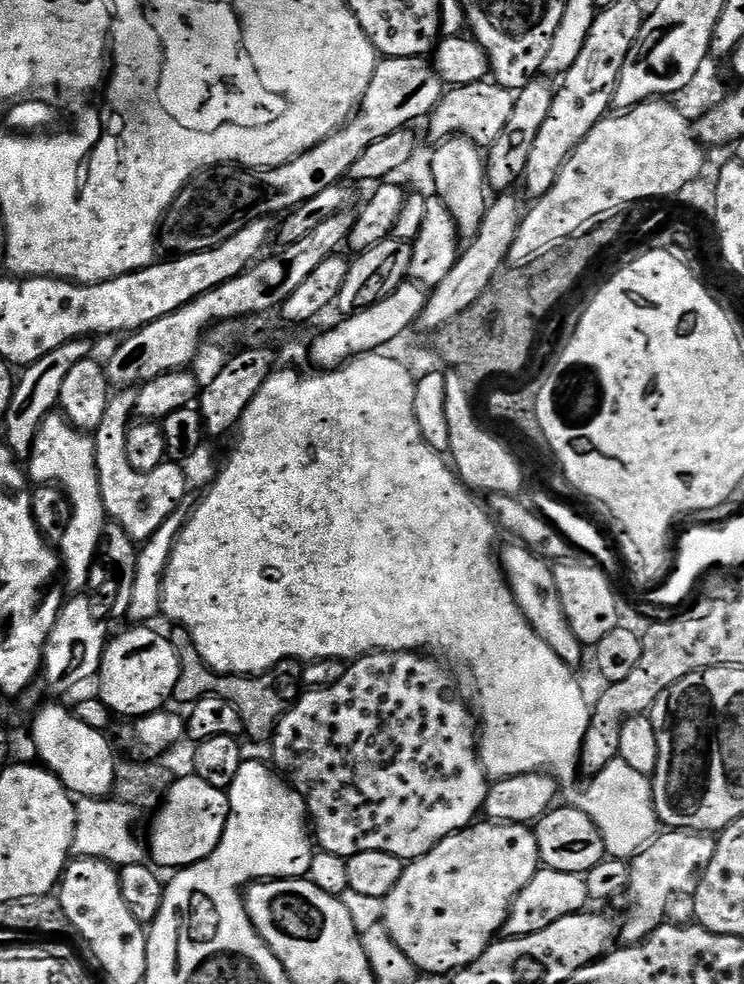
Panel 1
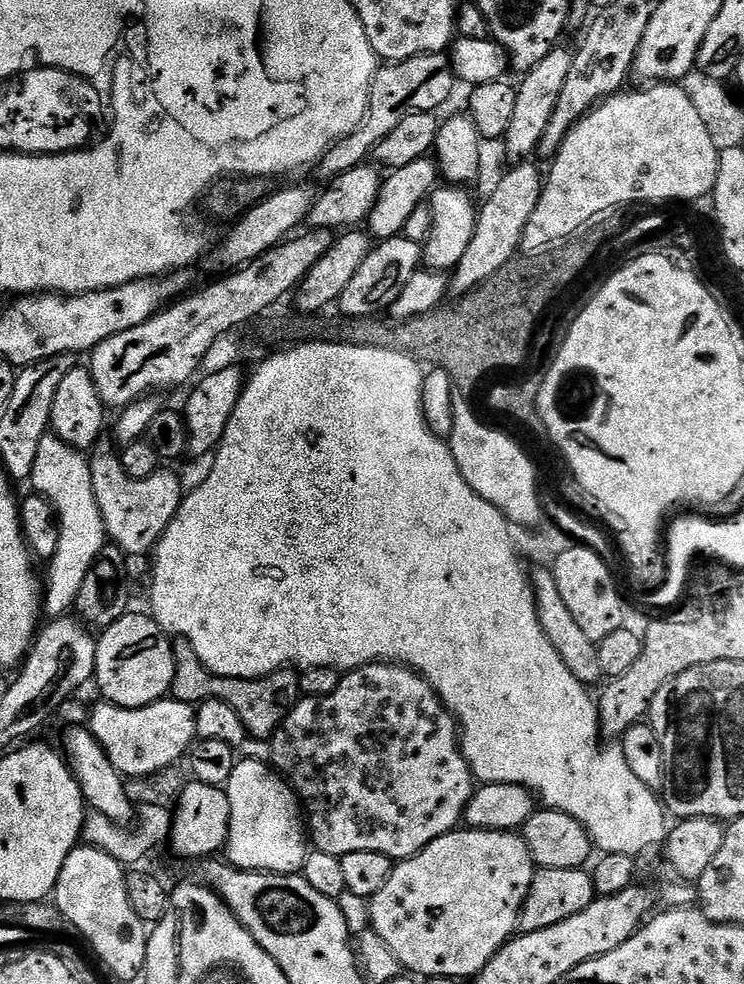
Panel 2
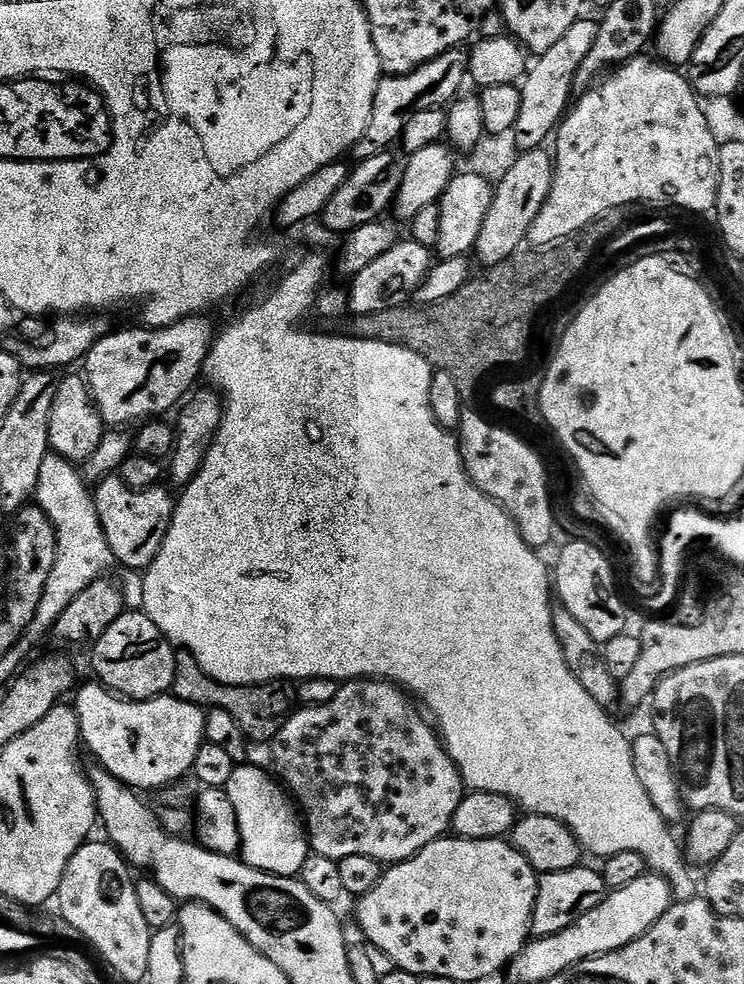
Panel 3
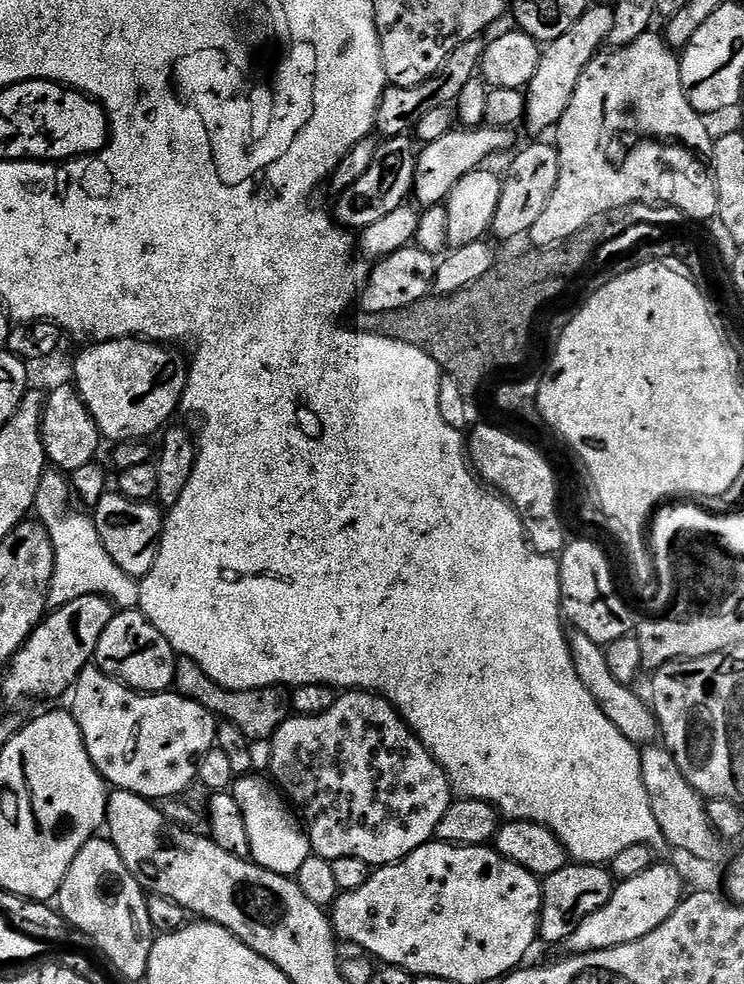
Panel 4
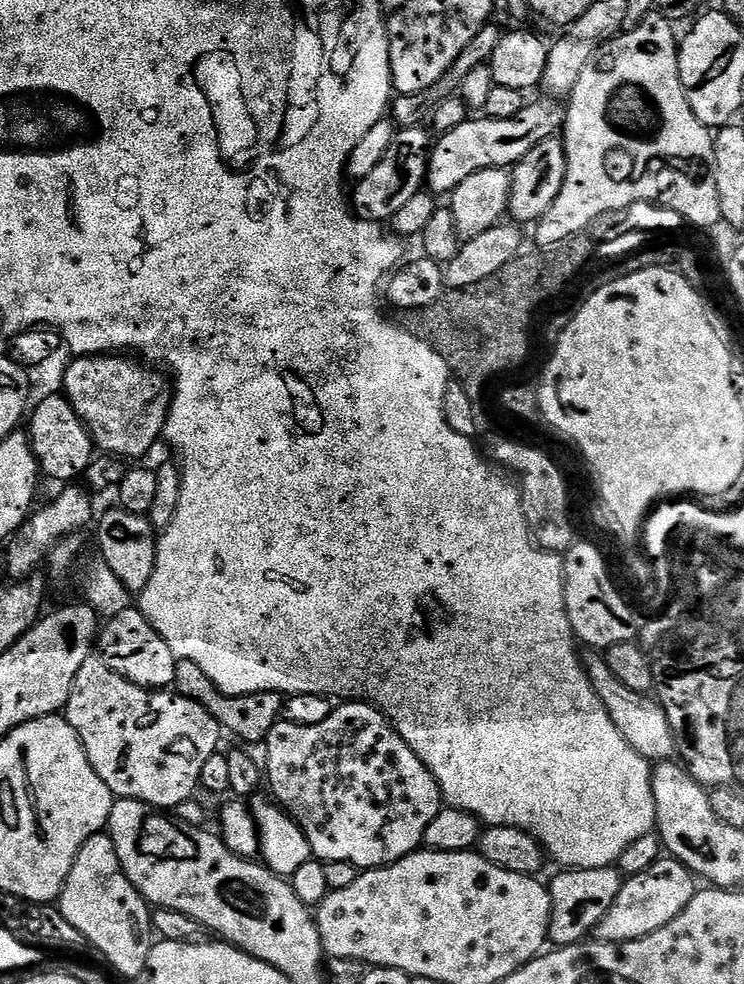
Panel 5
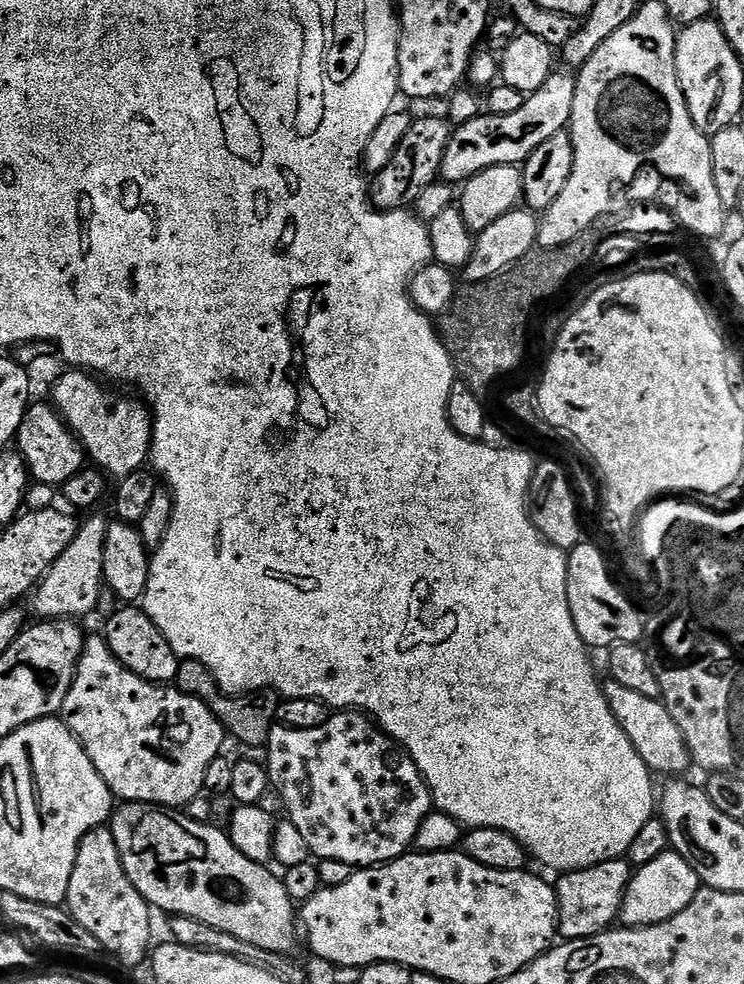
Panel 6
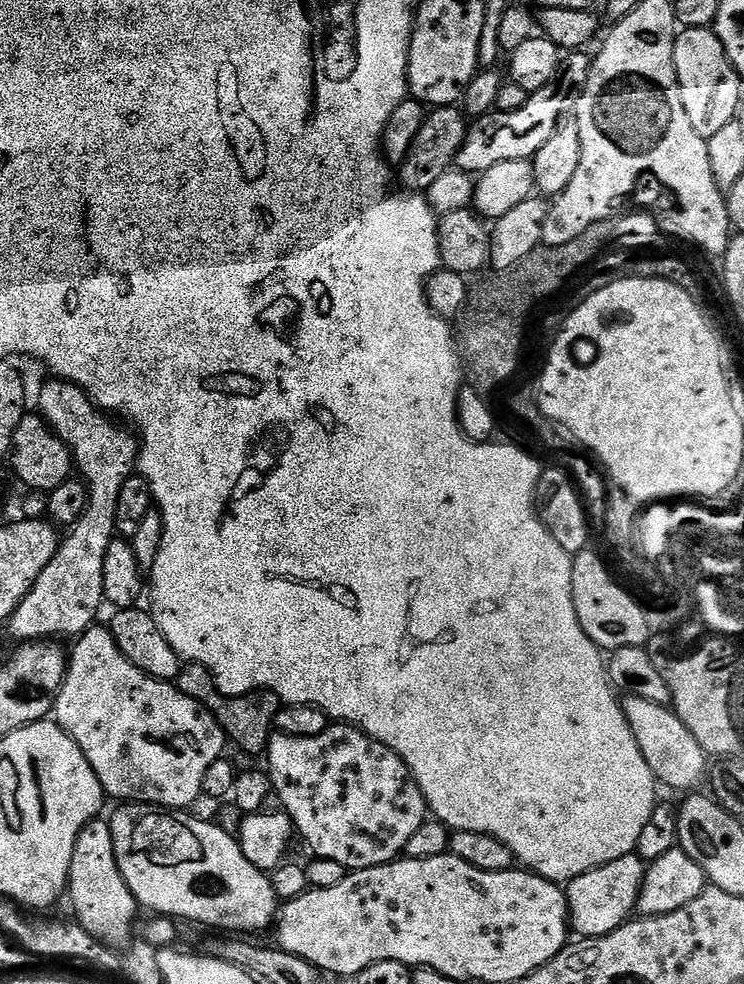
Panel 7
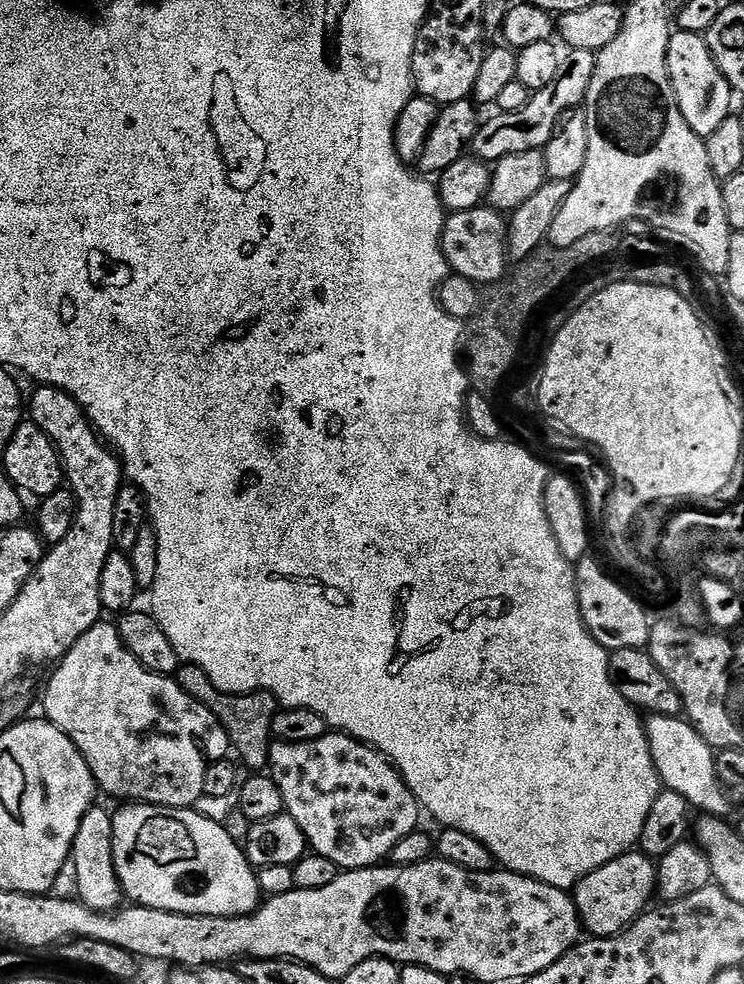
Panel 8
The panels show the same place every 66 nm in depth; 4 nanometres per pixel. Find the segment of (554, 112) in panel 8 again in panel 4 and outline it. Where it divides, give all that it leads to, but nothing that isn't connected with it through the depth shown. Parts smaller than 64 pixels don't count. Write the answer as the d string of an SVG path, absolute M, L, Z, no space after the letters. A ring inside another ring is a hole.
M461 127L442 134L438 142L430 142L419 149L416 158L416 173L414 174L414 200L417 205L429 208L435 204L444 204L450 190L466 178L466 174L477 171L487 156L500 152L512 144L513 133L507 128Z

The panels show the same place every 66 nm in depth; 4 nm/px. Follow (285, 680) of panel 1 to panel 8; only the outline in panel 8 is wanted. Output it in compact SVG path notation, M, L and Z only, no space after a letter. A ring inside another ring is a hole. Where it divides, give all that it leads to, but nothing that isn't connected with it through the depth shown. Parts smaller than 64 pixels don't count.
M181 663L174 679L178 687L186 690L186 694L190 694L190 698L194 698L202 706L206 706L206 710L210 710L210 714L214 714L214 718L218 718L218 722L226 730L229 745L234 752L237 752L235 755L238 757L239 763L245 769L247 769L246 767L252 768L248 770L253 773L263 773L268 768L268 755L274 743L272 723L274 714L278 710L276 697L271 696L269 692L223 692L214 686L214 682L210 682L206 670L193 664Z

